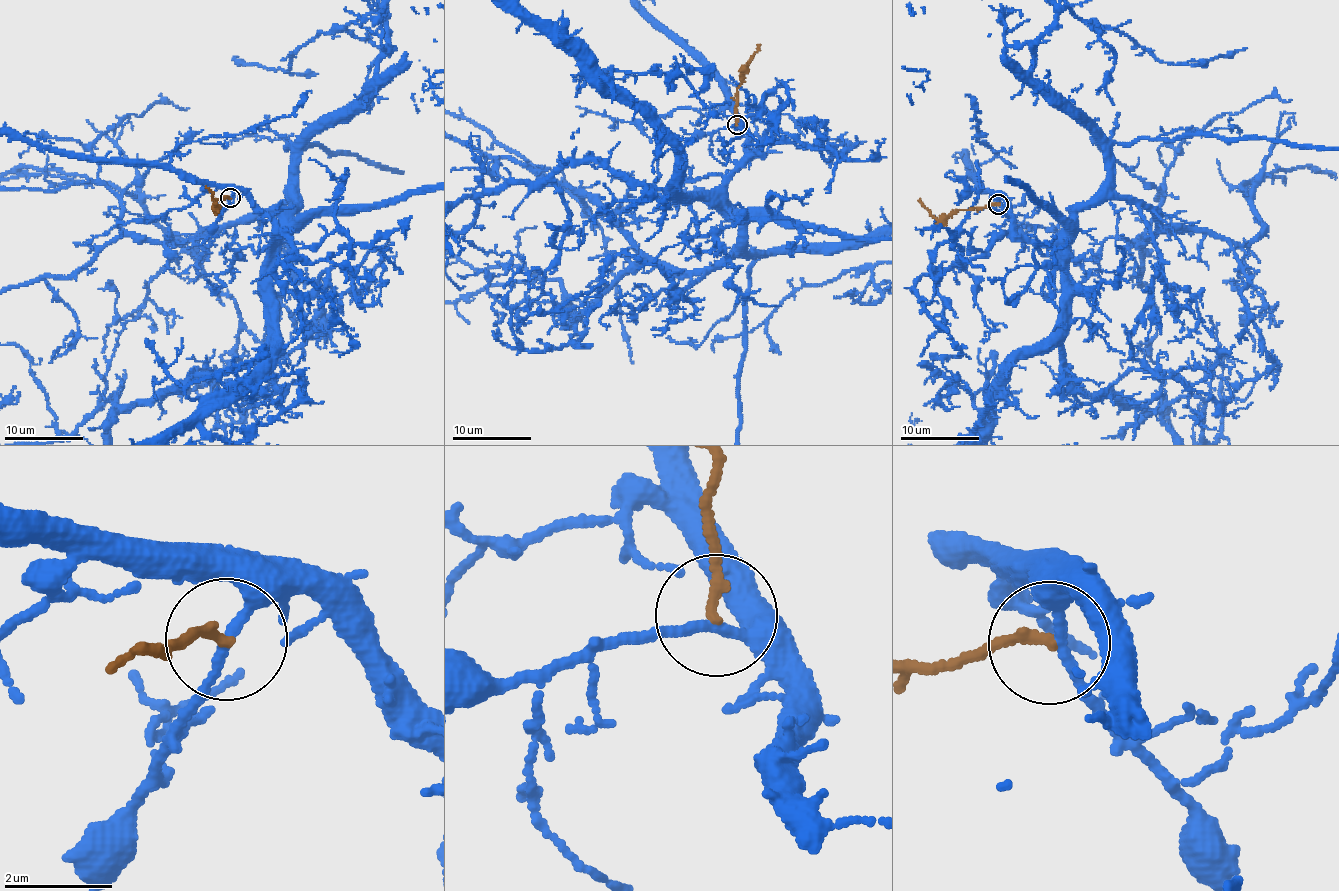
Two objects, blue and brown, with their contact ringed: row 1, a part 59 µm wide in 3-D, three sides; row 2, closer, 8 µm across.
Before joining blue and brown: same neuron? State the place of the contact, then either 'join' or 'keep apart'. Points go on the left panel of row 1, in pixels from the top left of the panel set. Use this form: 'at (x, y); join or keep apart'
at (230, 198); keep apart

